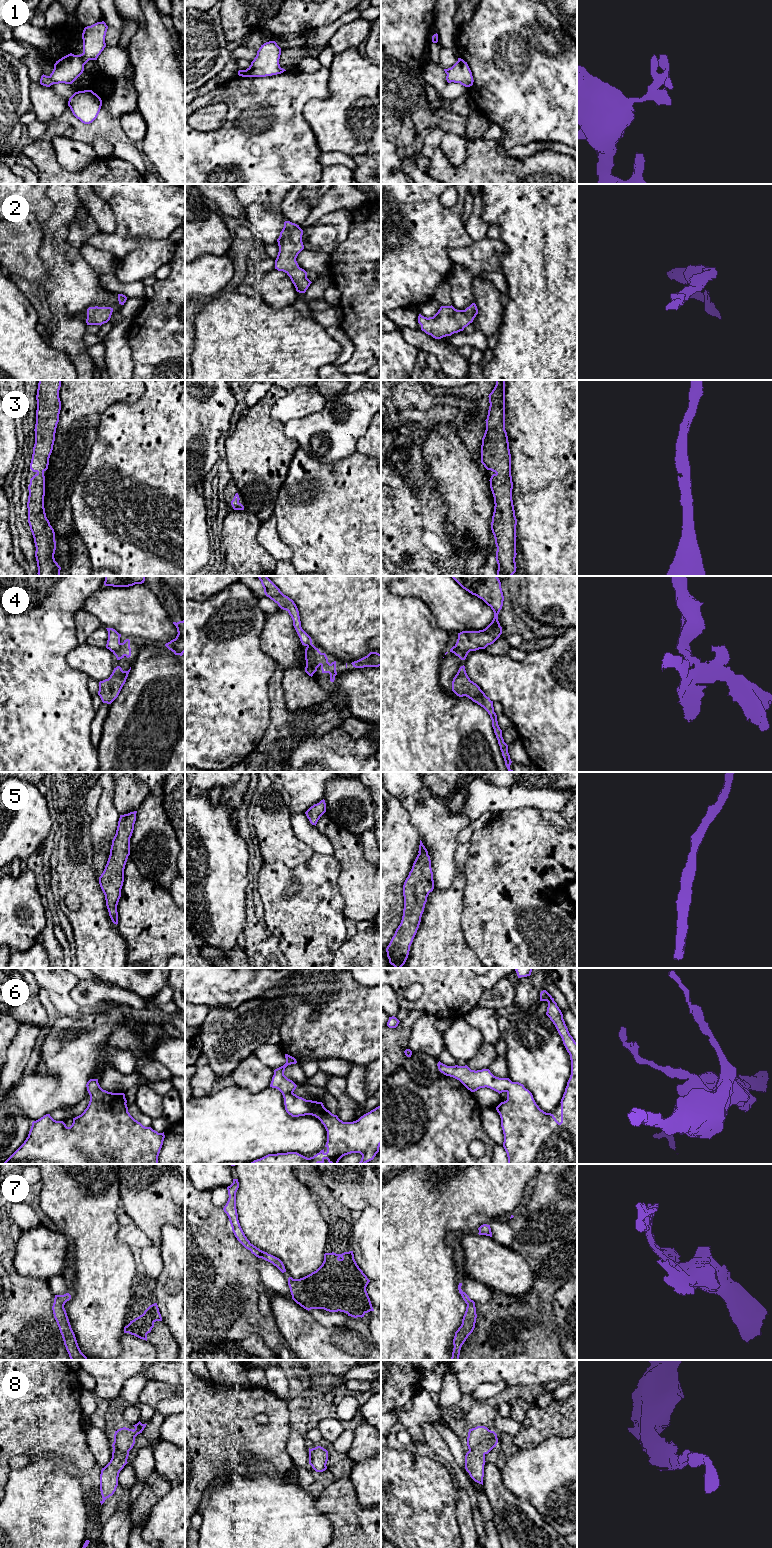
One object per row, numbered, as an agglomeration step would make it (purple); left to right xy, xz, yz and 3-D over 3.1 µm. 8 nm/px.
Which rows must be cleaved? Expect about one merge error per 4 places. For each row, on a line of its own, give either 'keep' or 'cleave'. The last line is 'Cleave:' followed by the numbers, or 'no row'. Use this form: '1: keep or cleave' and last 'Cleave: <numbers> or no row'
1: keep
2: keep
3: keep
4: keep
5: keep
6: keep
7: keep
8: keep
Cleave: no row

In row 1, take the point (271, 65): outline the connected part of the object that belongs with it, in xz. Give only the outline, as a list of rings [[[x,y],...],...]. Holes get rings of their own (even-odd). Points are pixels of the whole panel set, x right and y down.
[[[269,41],[261,45],[257,55],[246,70],[239,70],[242,77],[266,77],[281,74],[285,69],[280,67],[279,59],[281,48],[275,41]]]

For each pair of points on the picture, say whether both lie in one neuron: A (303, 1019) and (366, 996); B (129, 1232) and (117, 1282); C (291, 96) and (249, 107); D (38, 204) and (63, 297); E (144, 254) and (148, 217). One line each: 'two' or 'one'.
A: one
B: two
C: one
D: two
E: two

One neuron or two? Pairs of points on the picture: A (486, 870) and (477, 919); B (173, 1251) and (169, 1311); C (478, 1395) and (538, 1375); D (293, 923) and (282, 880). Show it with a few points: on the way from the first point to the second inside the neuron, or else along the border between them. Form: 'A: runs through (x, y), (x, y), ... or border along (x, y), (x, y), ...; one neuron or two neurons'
A: runs through (486, 882), (486, 907); one neuron
B: runs through (173, 1266), (173, 1286), (166, 1293), (168, 1296); one neuron
C: border along (483, 1384), (504, 1382), (508, 1386); two neurons
D: runs through (282, 912), (278, 908), (278, 891); one neuron

